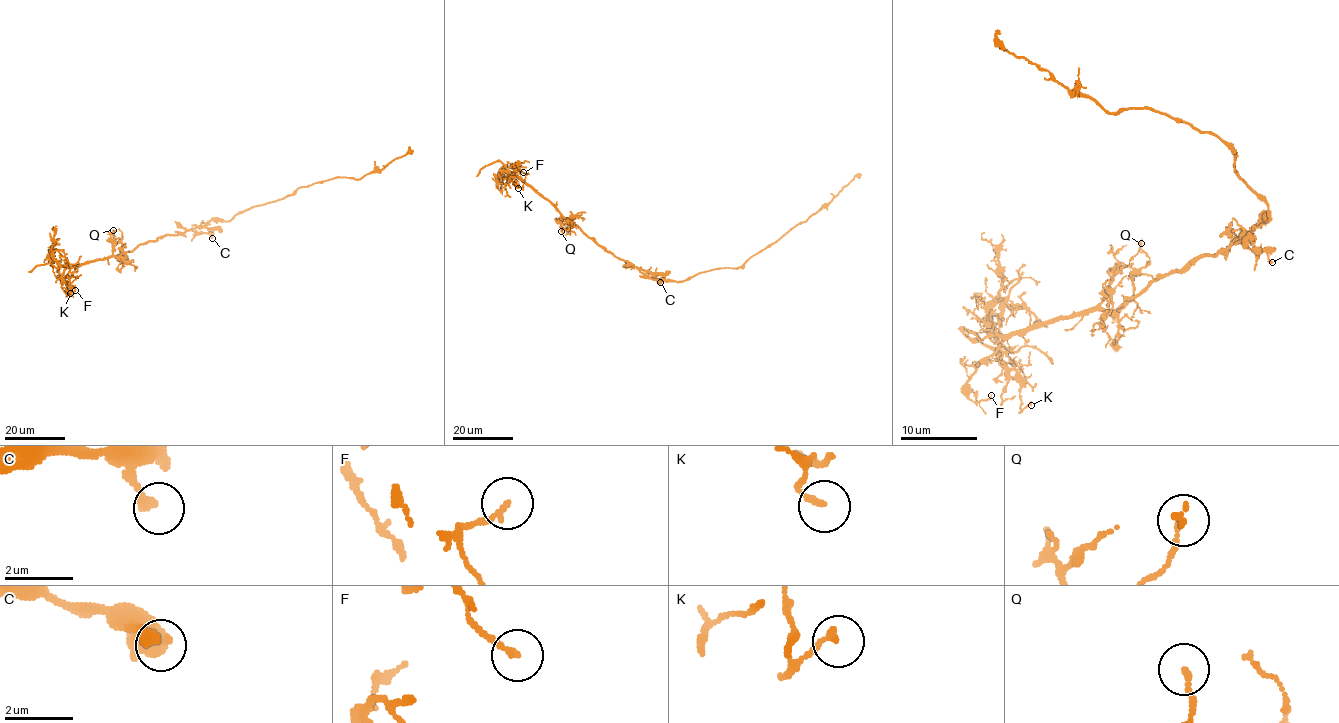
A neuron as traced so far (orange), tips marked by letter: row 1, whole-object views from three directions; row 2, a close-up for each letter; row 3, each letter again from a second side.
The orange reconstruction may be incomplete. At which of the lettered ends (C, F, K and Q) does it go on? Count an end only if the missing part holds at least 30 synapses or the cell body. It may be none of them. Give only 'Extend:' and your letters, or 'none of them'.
Extend: none of them

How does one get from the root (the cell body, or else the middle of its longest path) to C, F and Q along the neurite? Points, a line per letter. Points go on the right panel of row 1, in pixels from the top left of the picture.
C: (1264, 218), (1262, 216), (1239, 239), (1251, 249), (1264, 251), (1272, 262)
F: (1264, 218), (1235, 243), (1154, 278), (1116, 309), (1085, 309), (1012, 332), (968, 382), (972, 401), (991, 395)
Q: (1264, 218), (1216, 255), (1201, 255), (1185, 270), (1154, 278), (1116, 309), (1104, 309), (1108, 282), (1141, 243)

